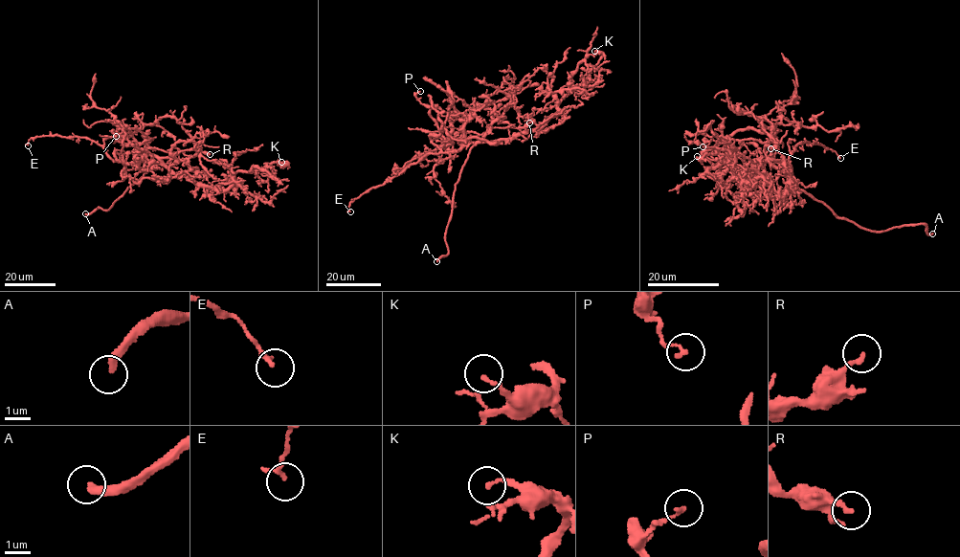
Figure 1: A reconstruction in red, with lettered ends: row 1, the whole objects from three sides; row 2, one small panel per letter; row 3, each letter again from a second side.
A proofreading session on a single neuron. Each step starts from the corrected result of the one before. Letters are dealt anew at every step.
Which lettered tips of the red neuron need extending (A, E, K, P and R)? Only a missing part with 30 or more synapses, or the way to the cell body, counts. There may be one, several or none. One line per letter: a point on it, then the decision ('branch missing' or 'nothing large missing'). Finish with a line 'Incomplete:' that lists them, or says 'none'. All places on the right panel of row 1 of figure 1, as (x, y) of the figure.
A: place (932, 233); branch missing
E: place (840, 158); nothing large missing
K: place (697, 156); nothing large missing
P: place (703, 146); nothing large missing
R: place (770, 148); nothing large missing
Incomplete: A

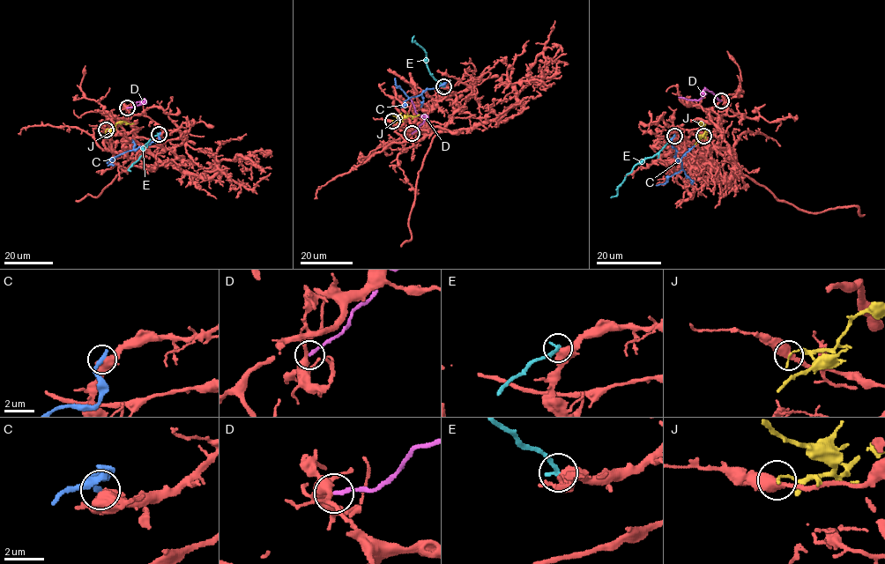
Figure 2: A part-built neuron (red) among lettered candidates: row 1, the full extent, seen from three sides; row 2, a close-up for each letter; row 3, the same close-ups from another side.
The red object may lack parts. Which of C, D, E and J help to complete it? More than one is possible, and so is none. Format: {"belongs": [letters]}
{"belongs": []}

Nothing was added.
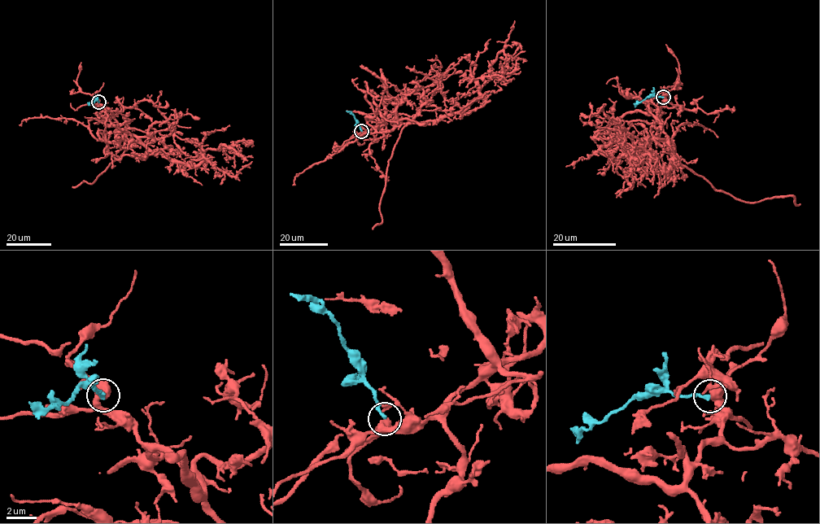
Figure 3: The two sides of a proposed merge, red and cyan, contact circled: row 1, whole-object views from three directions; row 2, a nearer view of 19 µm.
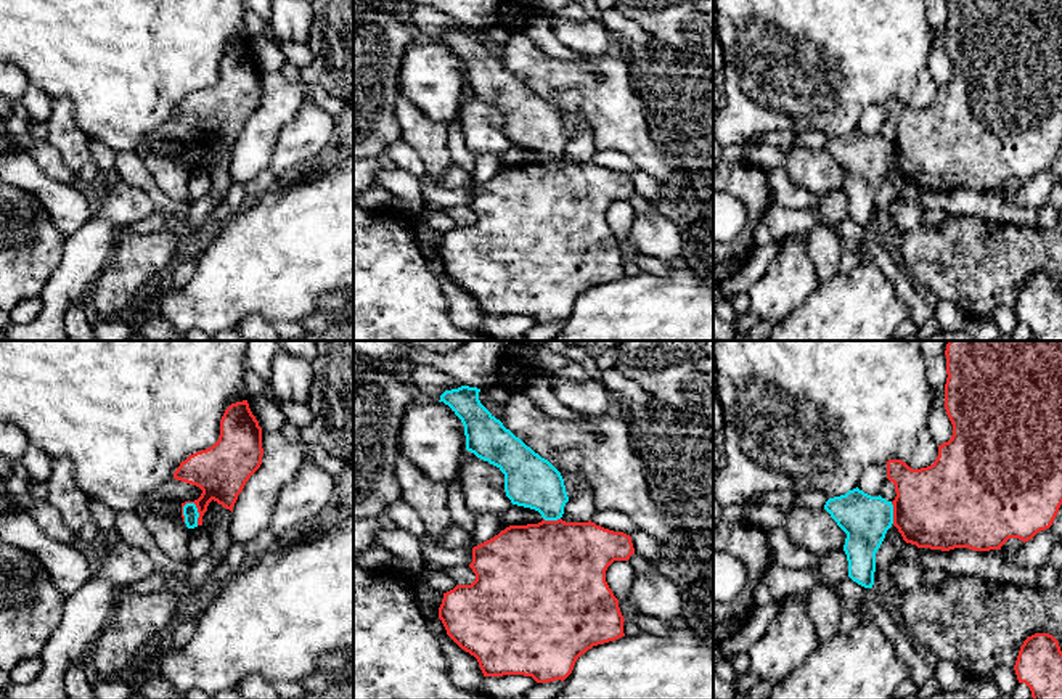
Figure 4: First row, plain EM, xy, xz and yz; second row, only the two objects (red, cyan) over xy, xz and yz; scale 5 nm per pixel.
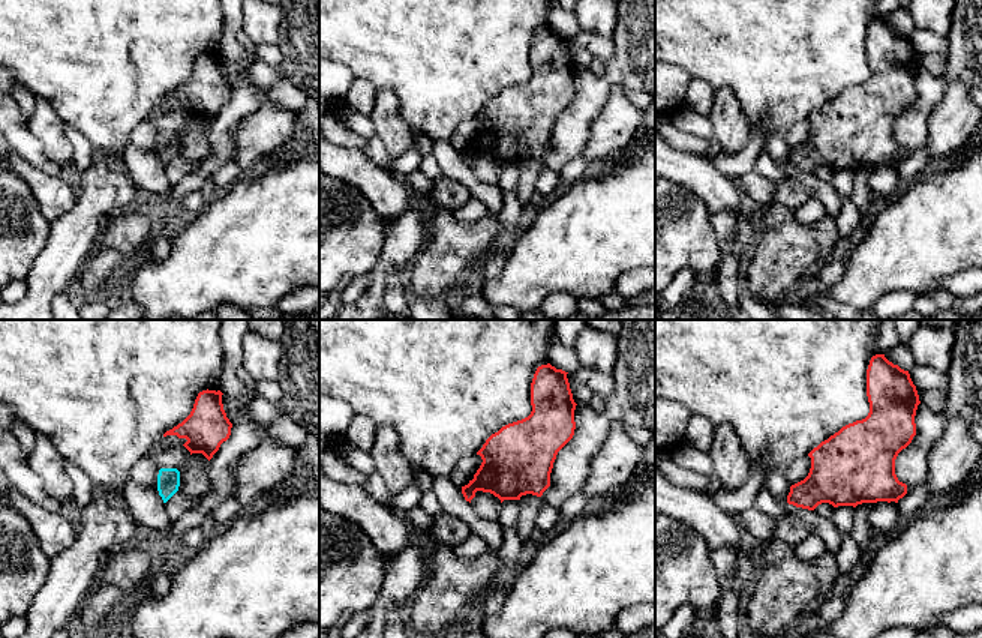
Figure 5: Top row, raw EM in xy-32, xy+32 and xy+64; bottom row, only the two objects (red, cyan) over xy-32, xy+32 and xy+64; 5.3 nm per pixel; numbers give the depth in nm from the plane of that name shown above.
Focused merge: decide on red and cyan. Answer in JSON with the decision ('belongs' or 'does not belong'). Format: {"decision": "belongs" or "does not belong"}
{"decision": "does not belong"}

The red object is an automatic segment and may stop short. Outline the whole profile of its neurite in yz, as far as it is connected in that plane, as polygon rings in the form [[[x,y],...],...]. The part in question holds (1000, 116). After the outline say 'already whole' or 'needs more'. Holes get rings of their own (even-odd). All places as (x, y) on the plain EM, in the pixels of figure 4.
[[[946,0],[945,50],[953,76],[937,100],[921,109],[887,101],[895,125],[893,166],[906,183],[950,191],[1001,190],[1009,178],[1023,183],[1052,166],[1062,145],[1062,0]]] | already whole

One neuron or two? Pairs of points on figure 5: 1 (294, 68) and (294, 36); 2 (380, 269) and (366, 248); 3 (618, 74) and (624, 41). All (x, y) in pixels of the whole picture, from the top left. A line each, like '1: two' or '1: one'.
1: one
2: two
3: one

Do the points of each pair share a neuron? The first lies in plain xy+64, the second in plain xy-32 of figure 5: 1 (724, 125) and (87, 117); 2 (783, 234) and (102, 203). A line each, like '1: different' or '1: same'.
1: different
2: different

